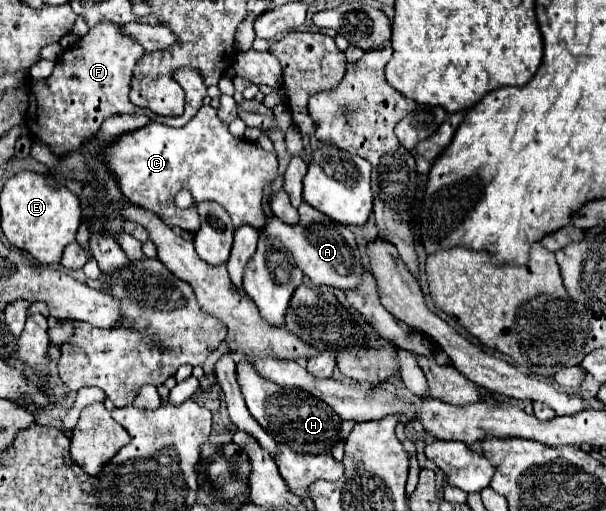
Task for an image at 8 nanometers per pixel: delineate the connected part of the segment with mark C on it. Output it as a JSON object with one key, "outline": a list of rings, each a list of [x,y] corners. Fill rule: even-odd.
{"outline":[[[207,104],[199,108],[187,126],[169,128],[165,124],[149,122],[149,126],[125,134],[125,138],[117,138],[117,142],[101,154],[101,160],[131,202],[155,212],[167,226],[179,226],[189,232],[199,230],[197,204],[203,200],[223,204],[235,228],[245,222],[253,228],[261,228],[265,224],[265,214],[261,212],[263,188],[277,178],[275,154],[269,154],[243,138],[235,138],[227,130],[227,124],[221,122],[217,112]],[[183,188],[189,188],[195,202],[187,210],[175,206],[175,194]]]}

